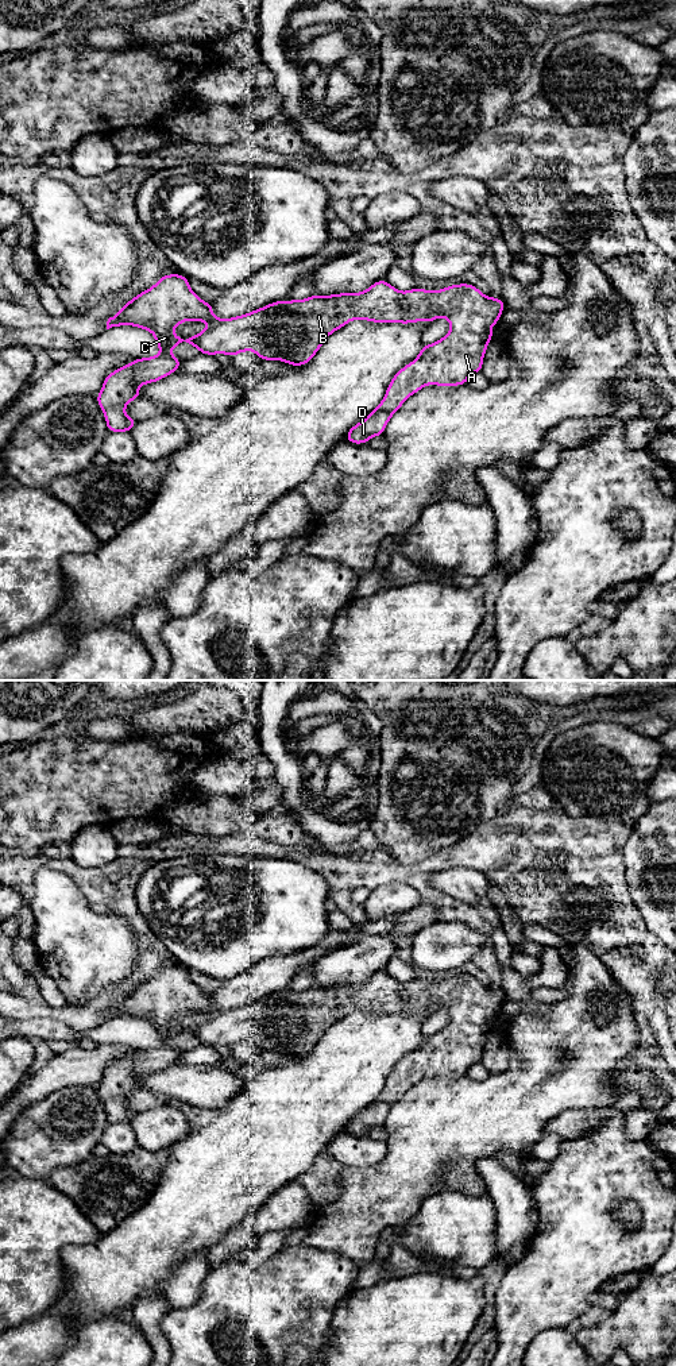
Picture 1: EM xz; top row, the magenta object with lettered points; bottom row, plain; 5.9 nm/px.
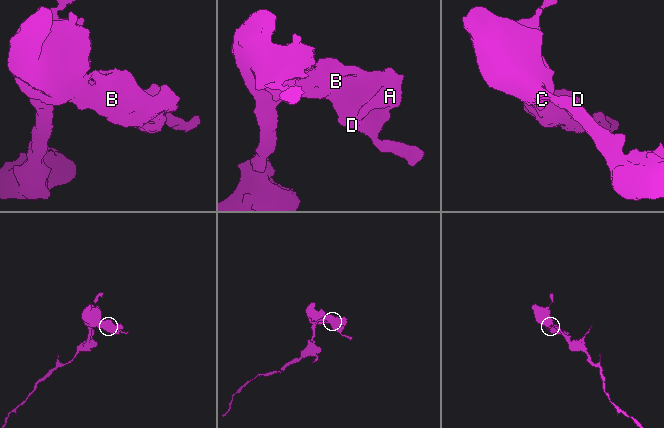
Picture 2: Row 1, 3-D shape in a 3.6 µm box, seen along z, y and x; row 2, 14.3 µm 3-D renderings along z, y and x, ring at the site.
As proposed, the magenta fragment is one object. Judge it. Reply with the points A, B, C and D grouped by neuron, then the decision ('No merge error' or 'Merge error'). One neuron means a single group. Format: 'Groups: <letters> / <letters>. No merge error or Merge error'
Groups: A B C D. No merge error

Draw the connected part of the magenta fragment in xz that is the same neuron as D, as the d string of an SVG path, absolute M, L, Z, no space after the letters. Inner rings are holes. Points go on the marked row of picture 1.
M181 273L165 274L154 286L136 294L107 321L107 329L132 325L150 331L161 352L150 358L138 358L108 374L96 402L104 413L108 432L131 432L138 420L124 413L125 406L142 397L140 385L158 382L177 371L182 362L171 355L171 350L181 343L194 346L201 354L212 356L224 354L233 358L244 351L254 351L260 360L282 360L294 367L309 363L328 336L352 320L410 324L422 320L433 323L439 317L445 317L451 324L449 332L436 343L424 344L418 356L394 374L381 404L347 432L345 441L366 444L371 437L383 435L394 413L418 390L428 385L455 387L467 385L472 374L482 373L488 342L497 336L490 329L499 323L503 308L505 301L501 297L484 296L471 283L449 285L441 290L414 288L401 292L386 279L381 279L360 293L313 294L304 300L278 300L242 316L216 319L212 304L205 302L192 290L186 277ZM185 321L205 321L208 328L192 337L175 336L174 328Z

